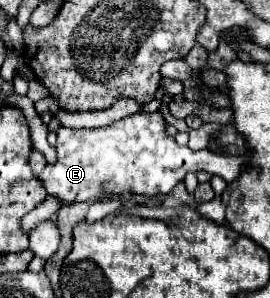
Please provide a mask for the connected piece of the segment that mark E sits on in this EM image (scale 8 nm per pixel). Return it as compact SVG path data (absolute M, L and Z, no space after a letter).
M160 111L138 113L124 117L112 125L98 129L66 129L56 131L56 163L46 165L40 173L40 181L48 195L60 201L60 207L96 201L106 195L142 193L142 195L168 195L188 171L208 171L220 175L224 181L234 181L244 169L242 157L216 155L214 151L202 149L192 151L180 147L174 137L166 131L166 119Z

